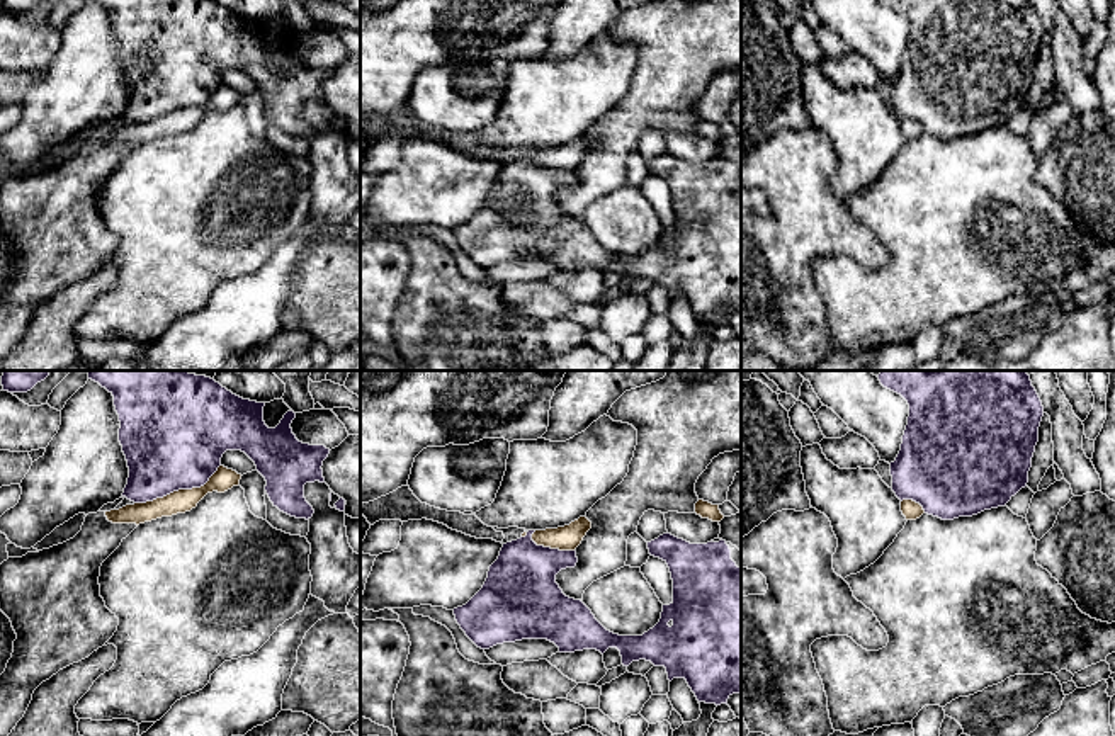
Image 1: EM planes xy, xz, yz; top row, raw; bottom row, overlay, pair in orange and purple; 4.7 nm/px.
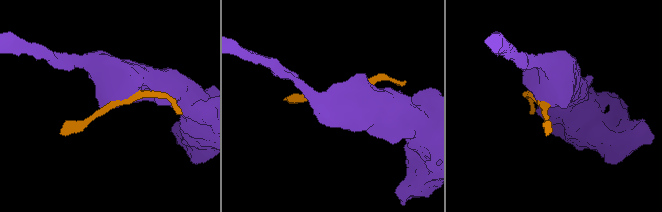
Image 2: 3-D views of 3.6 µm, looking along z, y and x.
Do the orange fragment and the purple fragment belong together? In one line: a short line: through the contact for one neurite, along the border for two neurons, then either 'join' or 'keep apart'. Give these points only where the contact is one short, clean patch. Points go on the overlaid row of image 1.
join

